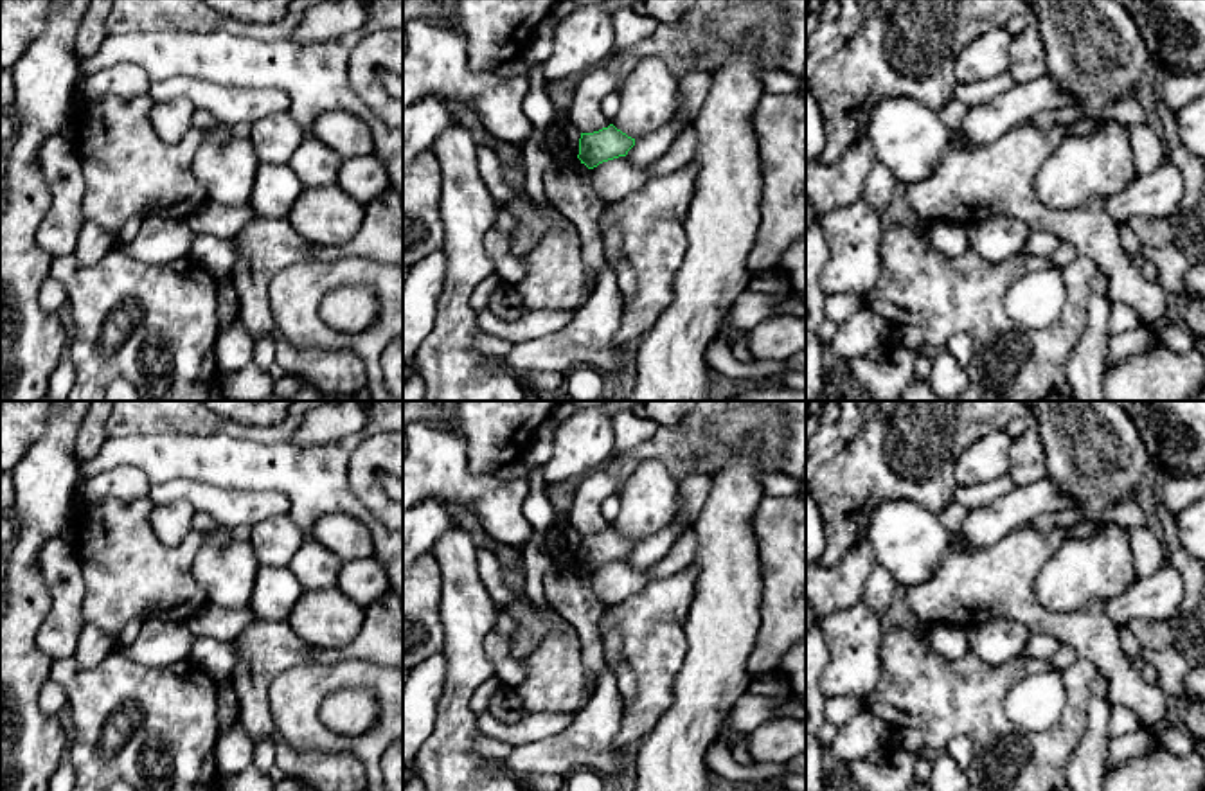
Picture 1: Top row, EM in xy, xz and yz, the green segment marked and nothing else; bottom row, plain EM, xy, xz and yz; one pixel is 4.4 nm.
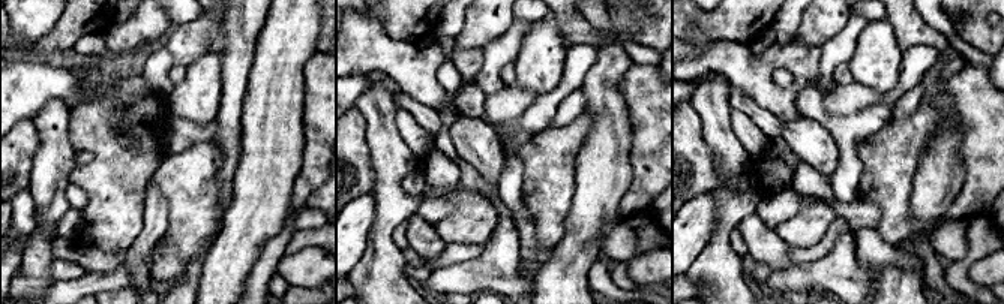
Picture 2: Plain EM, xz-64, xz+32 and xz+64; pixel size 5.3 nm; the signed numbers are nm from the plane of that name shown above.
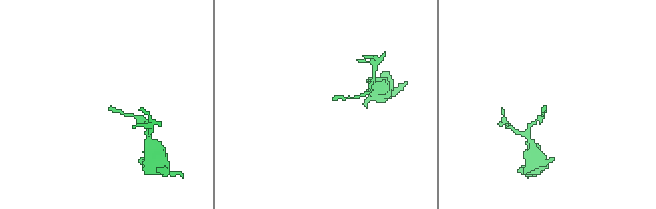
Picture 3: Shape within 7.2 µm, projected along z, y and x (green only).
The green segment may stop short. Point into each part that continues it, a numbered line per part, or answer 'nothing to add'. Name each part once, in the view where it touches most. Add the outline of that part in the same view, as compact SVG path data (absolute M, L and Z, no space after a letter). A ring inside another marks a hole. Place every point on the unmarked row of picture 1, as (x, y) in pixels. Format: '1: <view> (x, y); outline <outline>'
nothing to add

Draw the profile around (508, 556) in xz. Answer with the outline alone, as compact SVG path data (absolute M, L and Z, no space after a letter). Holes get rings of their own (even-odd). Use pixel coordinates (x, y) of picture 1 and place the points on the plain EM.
M489 539L487 548L496 555L502 566L525 573L520 550L507 547L504 543L498 543L495 539Z

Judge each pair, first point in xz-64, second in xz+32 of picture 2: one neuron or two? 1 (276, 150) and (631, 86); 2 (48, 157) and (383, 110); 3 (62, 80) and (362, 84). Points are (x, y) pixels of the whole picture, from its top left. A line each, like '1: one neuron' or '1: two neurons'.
1: two neurons
2: one neuron
3: one neuron

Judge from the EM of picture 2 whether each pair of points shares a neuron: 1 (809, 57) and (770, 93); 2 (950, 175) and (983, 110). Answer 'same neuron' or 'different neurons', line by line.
1: same neuron
2: different neurons

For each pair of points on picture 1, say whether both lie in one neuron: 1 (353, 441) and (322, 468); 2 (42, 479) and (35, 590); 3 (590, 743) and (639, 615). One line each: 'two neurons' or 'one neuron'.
1: one neuron
2: one neuron
3: two neurons

